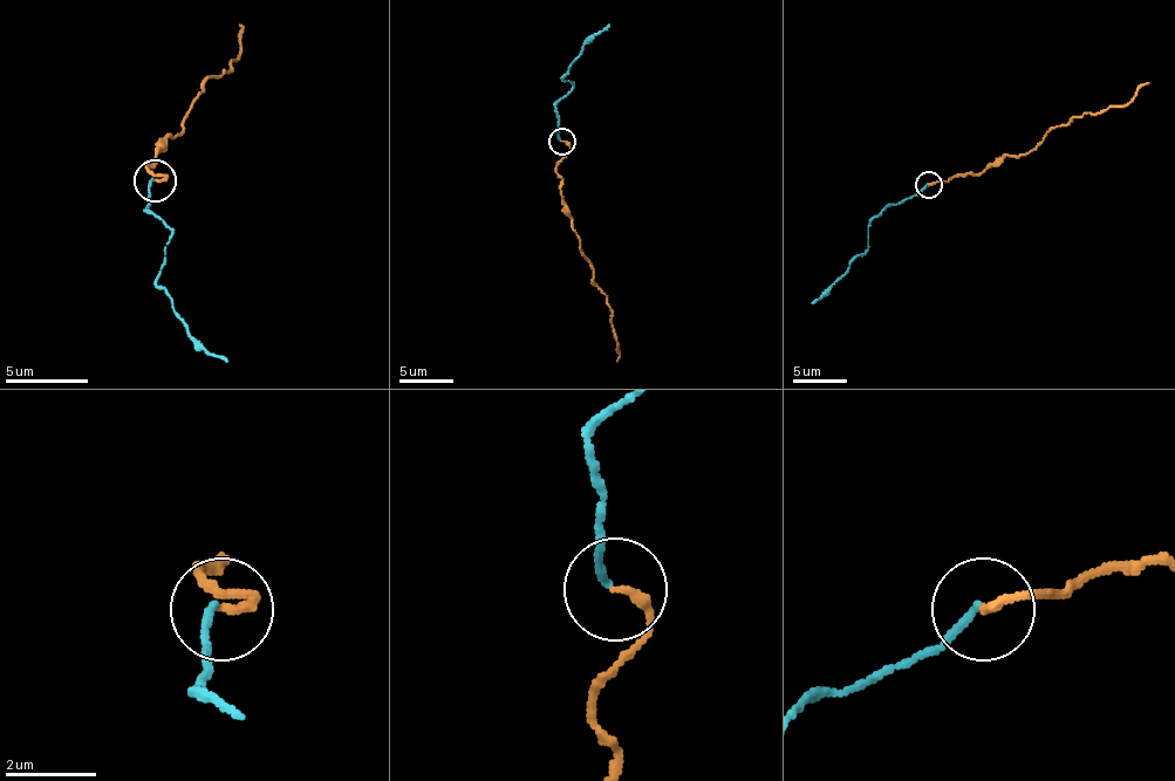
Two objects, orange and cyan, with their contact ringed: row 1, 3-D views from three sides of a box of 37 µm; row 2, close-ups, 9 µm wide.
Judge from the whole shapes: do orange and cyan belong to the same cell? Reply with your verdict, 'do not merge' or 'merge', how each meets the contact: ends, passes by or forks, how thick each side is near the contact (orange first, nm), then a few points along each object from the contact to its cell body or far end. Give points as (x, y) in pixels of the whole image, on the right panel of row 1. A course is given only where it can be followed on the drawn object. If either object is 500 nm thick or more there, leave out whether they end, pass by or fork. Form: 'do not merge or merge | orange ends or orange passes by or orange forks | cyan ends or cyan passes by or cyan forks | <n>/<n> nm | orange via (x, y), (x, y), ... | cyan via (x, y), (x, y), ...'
merge | orange ends | cyan ends | 200/180 nm | orange via (929, 185), (985, 172), (1006, 156), (1029, 153), (1052, 129), (1083, 112), (1125, 104), (1149, 83) | cyan via (927, 185), (892, 204), (873, 220), (865, 249), (811, 303)

